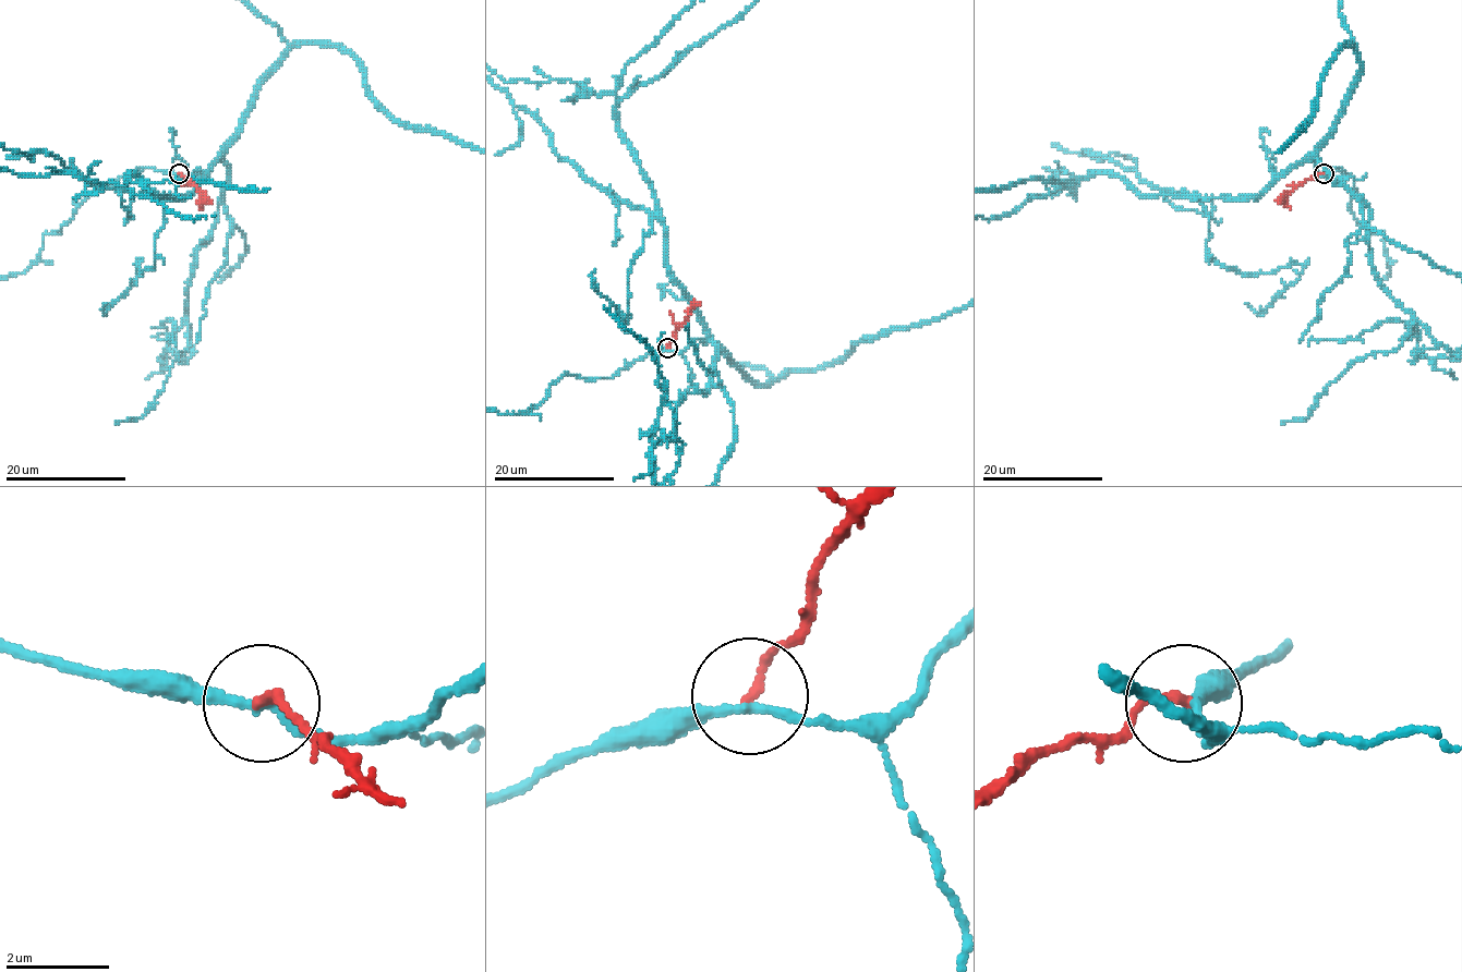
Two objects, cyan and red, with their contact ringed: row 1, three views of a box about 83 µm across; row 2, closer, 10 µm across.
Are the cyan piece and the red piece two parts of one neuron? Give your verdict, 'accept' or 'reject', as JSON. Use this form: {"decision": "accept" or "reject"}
{"decision": "reject"}

